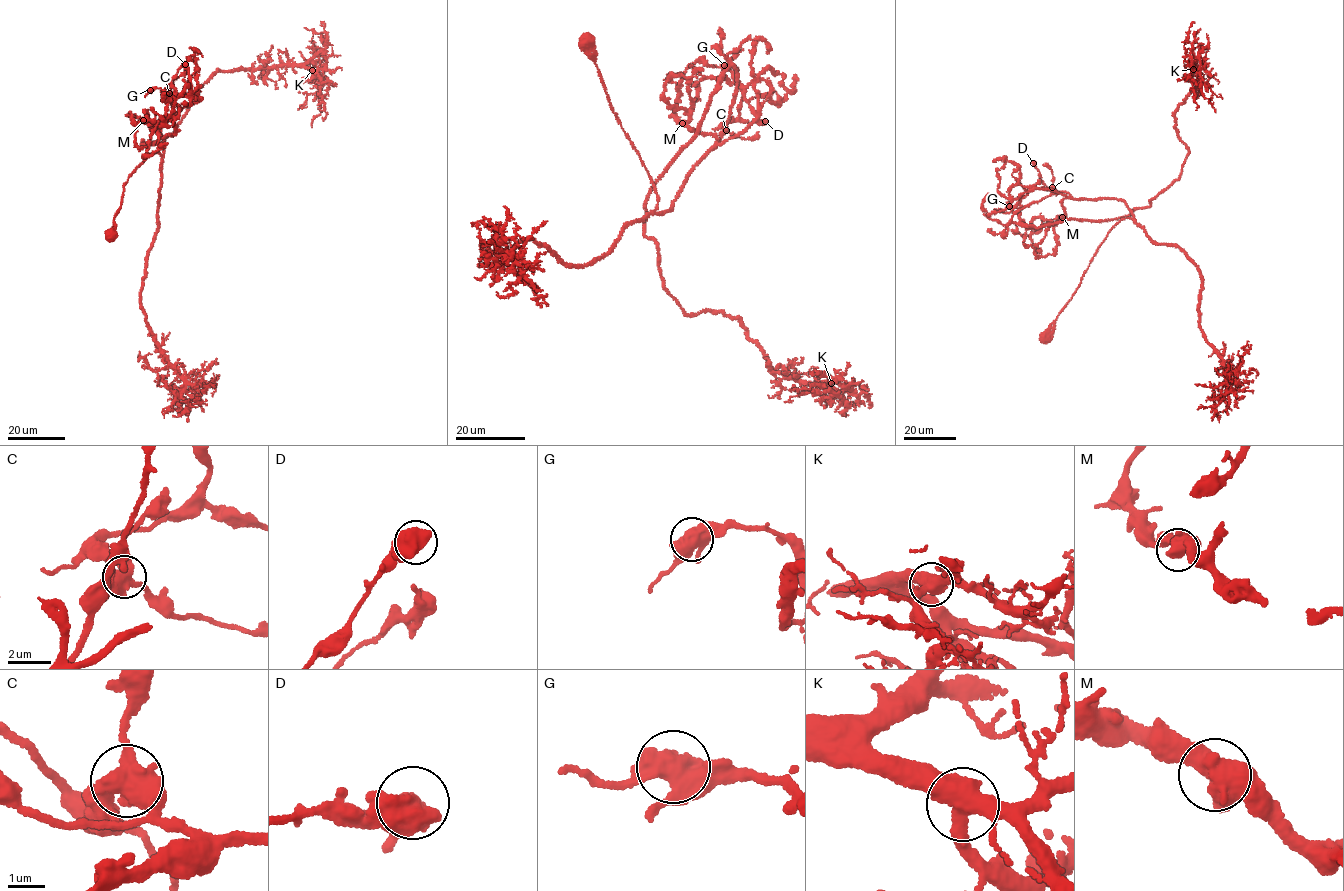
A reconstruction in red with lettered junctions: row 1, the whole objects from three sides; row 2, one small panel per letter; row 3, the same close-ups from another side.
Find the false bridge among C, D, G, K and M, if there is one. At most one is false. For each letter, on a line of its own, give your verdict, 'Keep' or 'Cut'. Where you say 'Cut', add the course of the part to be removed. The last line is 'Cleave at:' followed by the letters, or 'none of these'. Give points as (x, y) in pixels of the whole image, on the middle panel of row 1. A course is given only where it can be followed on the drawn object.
C: Cut. Course of the part to remove: (726, 130), (743, 93), (722, 74), (644, 234), (684, 313), (738, 319), (774, 370), (829, 390), (789, 389)
D: Keep
G: Keep
K: Keep
M: Keep
Cleave at: C

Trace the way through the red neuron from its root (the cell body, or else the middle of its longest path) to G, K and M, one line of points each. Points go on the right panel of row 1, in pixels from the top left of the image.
G: (1046, 338), (1106, 236), (1120, 220), (1133, 219), (1132, 212), (1121, 200), (1075, 199), (1038, 182), (1009, 206)
K: (1046, 338), (1133, 216), (1023, 193), (1038, 227), (1149, 206), (1188, 153), (1174, 115), (1193, 69)
M: (1046, 338), (1106, 236), (1120, 220), (1133, 218), (1122, 200), (1066, 197), (1062, 217)

